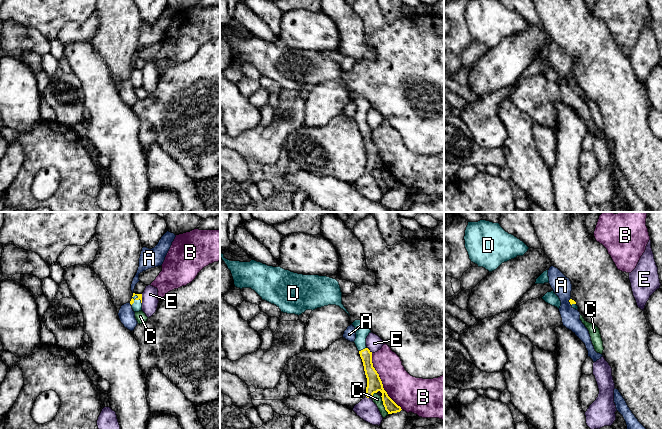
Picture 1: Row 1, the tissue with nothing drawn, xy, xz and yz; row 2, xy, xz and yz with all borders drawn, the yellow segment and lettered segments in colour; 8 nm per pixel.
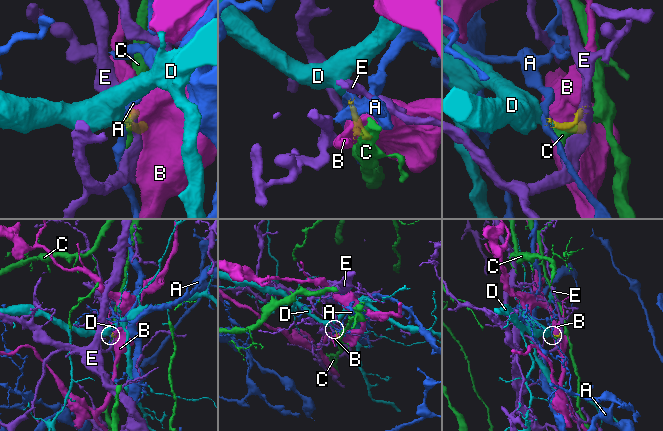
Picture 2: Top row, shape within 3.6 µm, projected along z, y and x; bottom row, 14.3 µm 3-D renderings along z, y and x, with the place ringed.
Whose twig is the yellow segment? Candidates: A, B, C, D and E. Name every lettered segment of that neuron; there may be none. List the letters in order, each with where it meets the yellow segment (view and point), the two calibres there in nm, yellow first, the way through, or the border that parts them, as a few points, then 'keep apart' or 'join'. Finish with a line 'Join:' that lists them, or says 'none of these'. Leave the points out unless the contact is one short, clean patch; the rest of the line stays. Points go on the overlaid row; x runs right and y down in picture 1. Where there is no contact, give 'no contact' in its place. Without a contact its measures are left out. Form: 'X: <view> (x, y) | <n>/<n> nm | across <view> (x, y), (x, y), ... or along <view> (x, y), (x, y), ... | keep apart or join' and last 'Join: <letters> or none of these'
A: yz (569, 301) | 40/160 nm | along yz (569, 299), (571, 304) | keep apart
B: xz (381, 381) | 130/260 nm | keep apart
C: xz (383, 404) | 130/70 nm | keep apart
D: xz (363, 349) | 100/110 nm | across xz (372, 376), (363, 349), (362, 330) | join
E: xz (369, 350) | 110/130 nm | keep apart
Join: D

